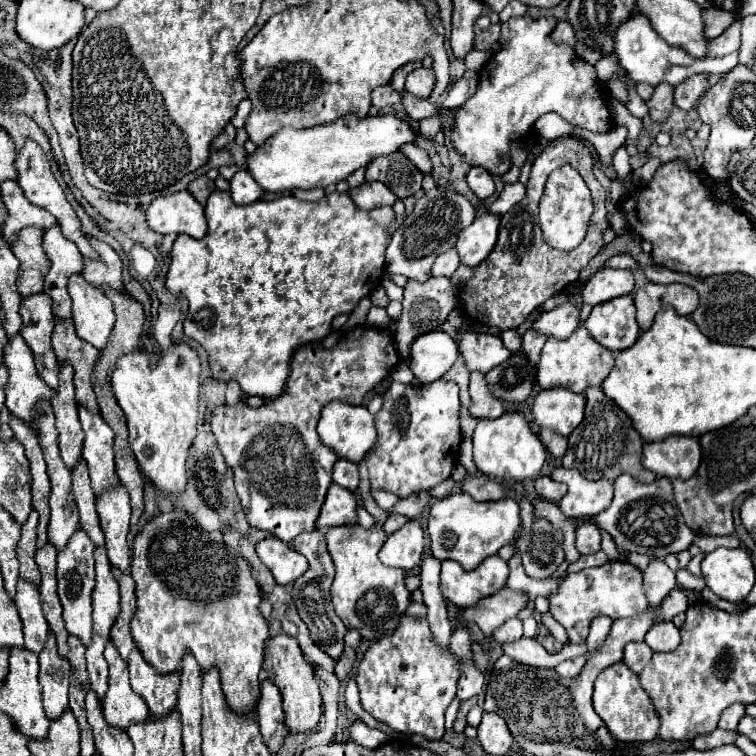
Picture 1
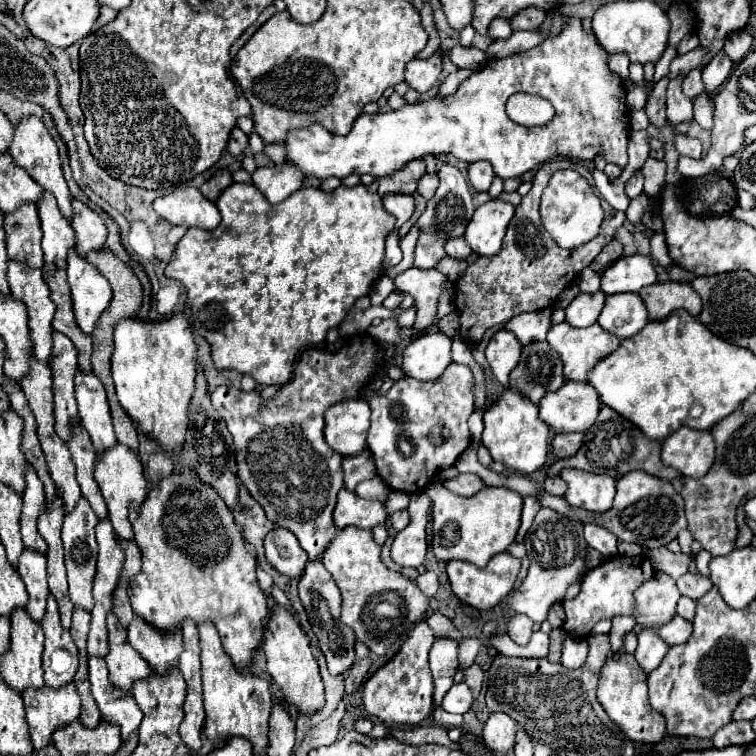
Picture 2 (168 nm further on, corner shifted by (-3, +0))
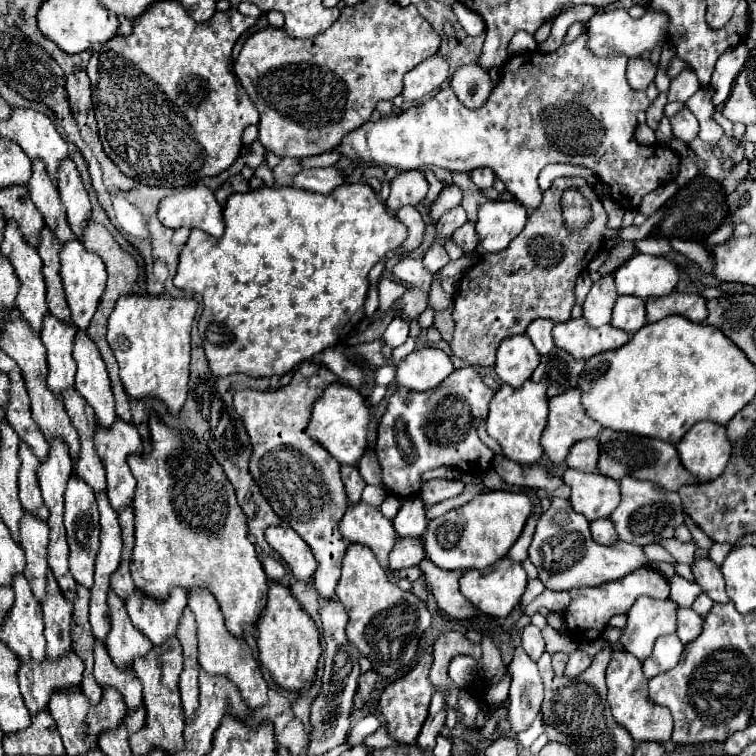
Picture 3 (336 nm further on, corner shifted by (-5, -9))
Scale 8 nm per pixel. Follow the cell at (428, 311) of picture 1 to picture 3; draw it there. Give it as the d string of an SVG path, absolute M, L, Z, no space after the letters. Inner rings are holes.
M403 257L395 267L393 267L393 275L399 281L405 281L409 285L415 285L423 291L429 291L431 287L431 273L425 269L421 259L411 259L411 257Z

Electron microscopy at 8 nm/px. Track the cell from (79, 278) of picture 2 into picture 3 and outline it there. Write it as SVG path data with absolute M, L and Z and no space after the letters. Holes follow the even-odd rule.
M79 239L67 241L61 247L61 279L63 279L63 287L65 287L65 295L67 295L67 305L71 309L71 321L79 329L87 329L93 313L97 311L101 293L105 291L107 271L105 271L103 259L97 253L87 253L85 245Z

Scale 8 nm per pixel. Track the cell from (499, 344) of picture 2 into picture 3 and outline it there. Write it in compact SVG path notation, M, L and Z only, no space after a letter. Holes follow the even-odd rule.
M515 335L499 345L495 373L503 383L519 389L533 375L539 359L541 355L537 353L531 339L527 335Z

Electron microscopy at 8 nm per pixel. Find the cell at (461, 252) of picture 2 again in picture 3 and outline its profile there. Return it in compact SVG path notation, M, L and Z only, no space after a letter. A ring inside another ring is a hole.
M467 221L461 229L457 229L457 233L453 233L455 243L465 251L471 253L477 247L477 231L475 231L475 223Z

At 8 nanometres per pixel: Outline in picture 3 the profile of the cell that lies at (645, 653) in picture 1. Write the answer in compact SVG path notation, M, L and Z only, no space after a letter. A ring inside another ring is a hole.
M677 633L659 637L655 641L651 657L645 659L645 663L643 663L645 677L651 679L651 677L655 677L667 669L673 669L679 663L681 655L683 655L683 645L681 645L681 639L677 637Z

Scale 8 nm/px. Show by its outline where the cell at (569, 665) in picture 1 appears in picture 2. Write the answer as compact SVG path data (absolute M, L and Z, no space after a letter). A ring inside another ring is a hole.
M565 636L561 664L573 670L573 668L581 668L585 664L585 658L587 658L587 640L577 636Z

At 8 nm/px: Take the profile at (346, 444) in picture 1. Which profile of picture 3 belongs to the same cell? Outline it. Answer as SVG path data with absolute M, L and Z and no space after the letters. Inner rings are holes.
M331 383L325 387L323 395L315 401L311 411L311 421L307 425L307 433L313 441L317 441L321 447L329 451L331 457L335 457L339 463L357 465L365 451L365 429L369 425L369 409L361 397L361 393L345 383Z

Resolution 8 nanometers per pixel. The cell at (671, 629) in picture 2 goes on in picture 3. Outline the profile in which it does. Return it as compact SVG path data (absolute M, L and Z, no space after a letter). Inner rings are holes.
M677 609L677 635L683 643L693 641L703 629L703 617L693 613L693 609Z

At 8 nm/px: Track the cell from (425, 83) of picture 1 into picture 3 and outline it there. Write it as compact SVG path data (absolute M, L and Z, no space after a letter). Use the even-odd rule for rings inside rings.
M437 53L435 57L419 63L415 69L411 69L405 75L403 97L407 101L421 99L427 93L431 93L433 89L441 87L441 83L447 79L447 75L449 75L449 63L441 53Z

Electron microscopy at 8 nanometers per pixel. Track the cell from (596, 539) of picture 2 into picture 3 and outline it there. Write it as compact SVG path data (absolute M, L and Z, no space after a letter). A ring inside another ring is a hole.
M597 519L591 523L591 535L601 545L613 545L617 541L615 525L609 519Z

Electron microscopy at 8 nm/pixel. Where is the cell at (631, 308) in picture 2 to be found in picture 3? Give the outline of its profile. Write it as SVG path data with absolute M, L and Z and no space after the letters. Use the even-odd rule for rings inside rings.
M621 295L613 307L613 319L611 323L629 335L639 331L647 319L645 319L645 299L641 297L625 297Z

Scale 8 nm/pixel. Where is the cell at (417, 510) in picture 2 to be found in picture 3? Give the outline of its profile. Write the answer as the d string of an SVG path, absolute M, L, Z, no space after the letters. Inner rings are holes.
M399 537L389 553L389 569L407 569L417 565L425 557L425 549L421 539L413 537Z

